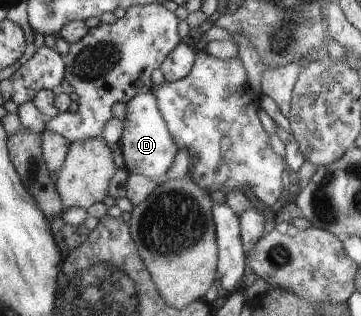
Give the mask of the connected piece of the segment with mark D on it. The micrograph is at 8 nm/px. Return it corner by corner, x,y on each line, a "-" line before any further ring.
152,92
141,93
126,103
124,132
118,142
129,172
150,179
164,179
165,172
173,172
173,164
177,164
178,148
157,105
158,102

